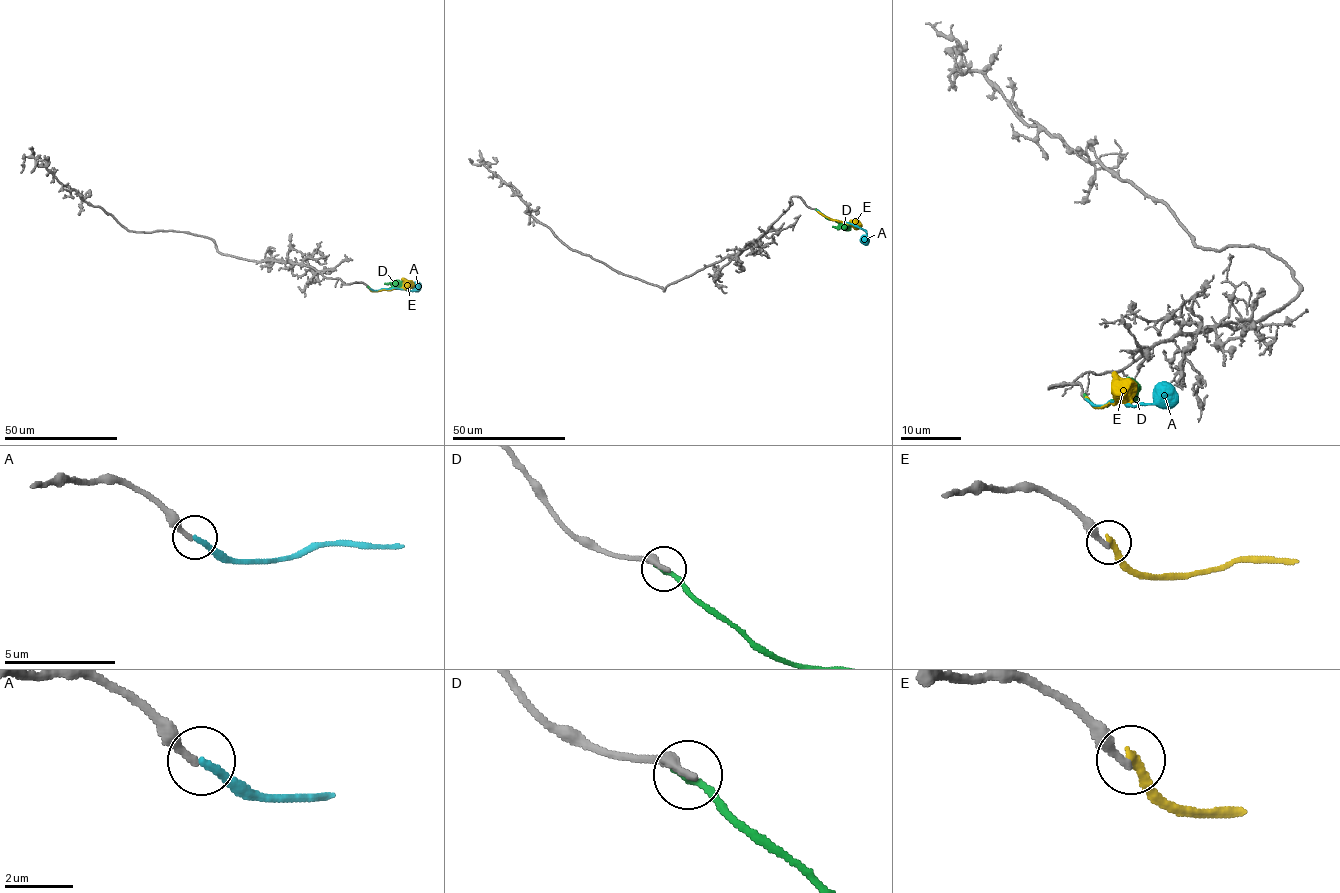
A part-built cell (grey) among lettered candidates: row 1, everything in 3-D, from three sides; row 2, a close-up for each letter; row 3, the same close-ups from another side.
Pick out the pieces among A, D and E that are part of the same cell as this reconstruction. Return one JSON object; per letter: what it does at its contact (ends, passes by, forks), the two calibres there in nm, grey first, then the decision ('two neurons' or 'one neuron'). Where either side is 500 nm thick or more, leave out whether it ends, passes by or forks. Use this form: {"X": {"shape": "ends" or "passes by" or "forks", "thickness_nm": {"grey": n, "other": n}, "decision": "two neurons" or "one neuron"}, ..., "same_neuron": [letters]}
{"A": {"shape": "ends", "thickness_nm": {"grey": 240, "other": 220}, "decision": "one neuron"}, "D": {"shape": "ends", "thickness_nm": {"grey": 340, "other": 300}, "decision": "two neurons"}, "E": {"shape": "ends", "thickness_nm": {"grey": 280, "other": 280}, "decision": "two neurons"}, "same_neuron": ["A"]}

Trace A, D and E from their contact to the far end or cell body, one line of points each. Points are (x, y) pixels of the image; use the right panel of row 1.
A: (1085, 399), (1094, 405), (1105, 405), (1115, 399), (1130, 405), (1155, 404), (1173, 387)
D: (1085, 396), (1094, 405), (1106, 405), (1115, 399), (1126, 399), (1138, 384)
E: (1085, 398), (1094, 407), (1114, 404), (1127, 390), (1130, 381)

